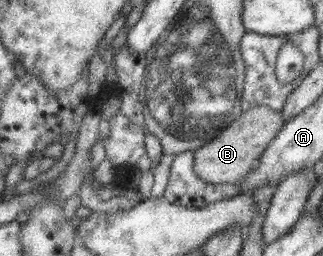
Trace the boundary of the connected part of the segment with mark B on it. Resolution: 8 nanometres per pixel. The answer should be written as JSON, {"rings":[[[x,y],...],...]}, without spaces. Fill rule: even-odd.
{"rings":[[[259,105],[241,112],[232,122],[203,145],[192,150],[194,174],[212,184],[242,183],[245,176],[255,169],[259,154],[266,148],[271,138],[285,125],[279,111]]]}

